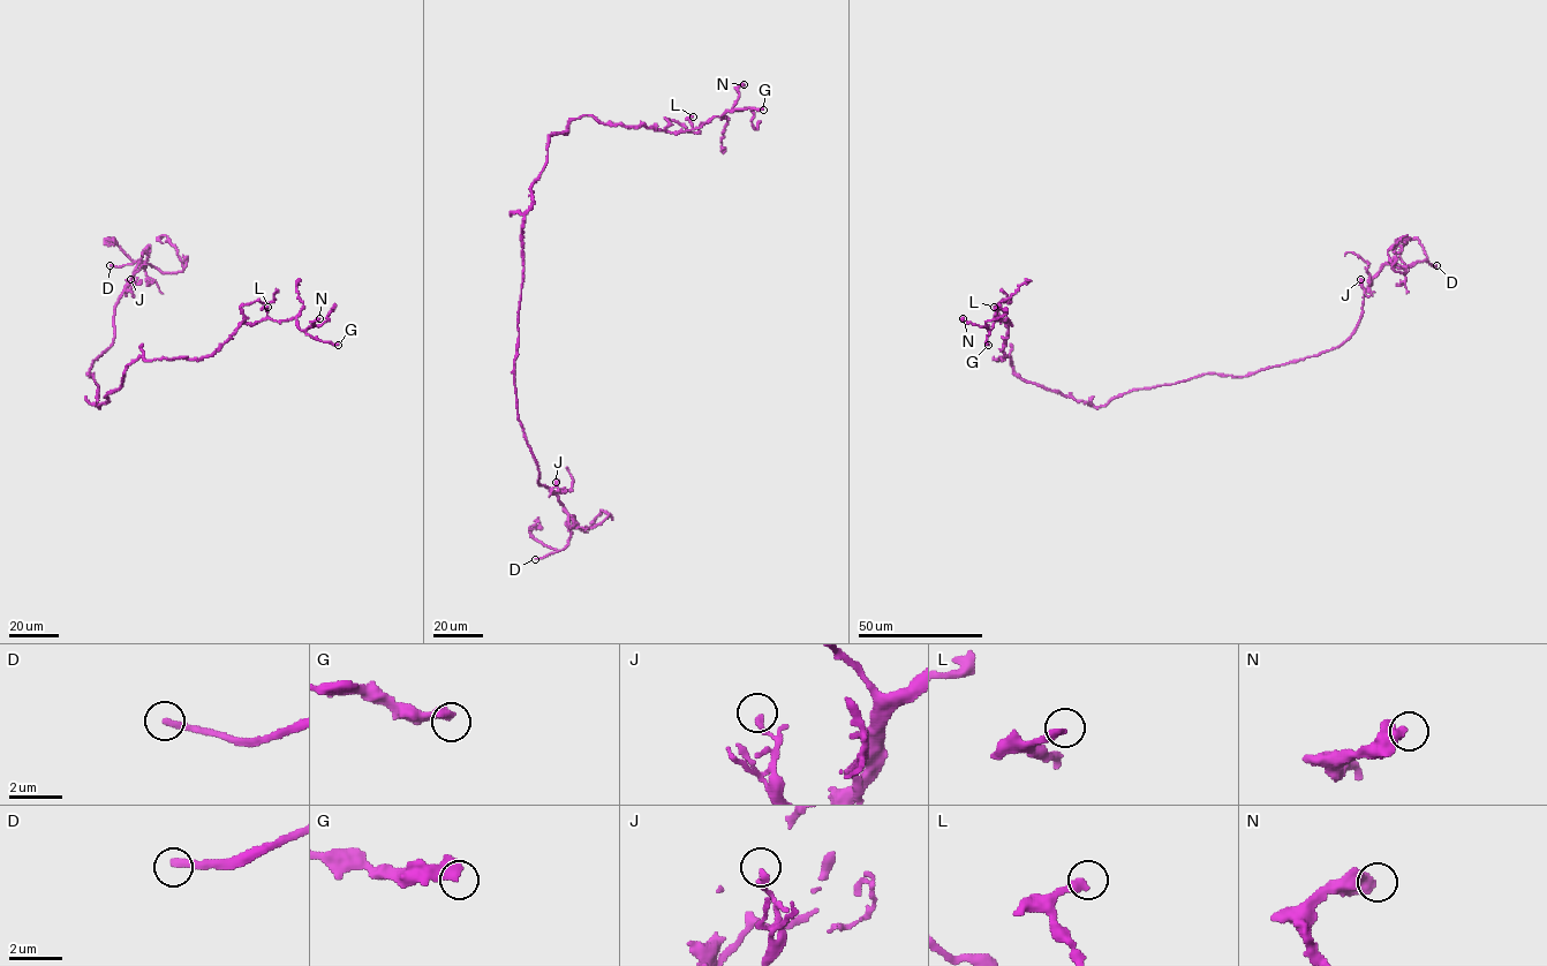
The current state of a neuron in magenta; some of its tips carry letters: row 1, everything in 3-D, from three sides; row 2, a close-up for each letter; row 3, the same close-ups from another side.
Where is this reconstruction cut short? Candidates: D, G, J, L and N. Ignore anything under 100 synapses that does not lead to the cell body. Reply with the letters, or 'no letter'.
D

